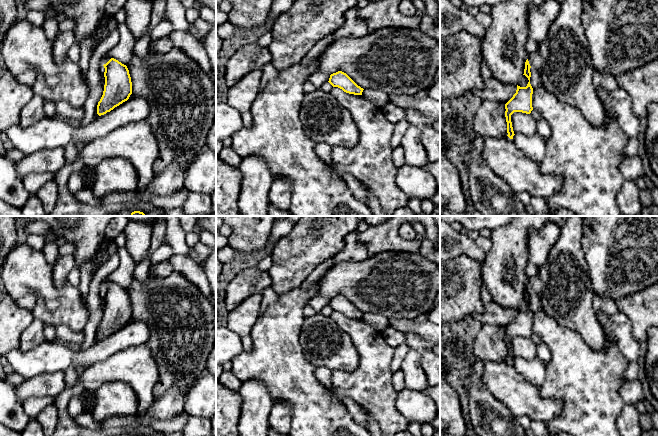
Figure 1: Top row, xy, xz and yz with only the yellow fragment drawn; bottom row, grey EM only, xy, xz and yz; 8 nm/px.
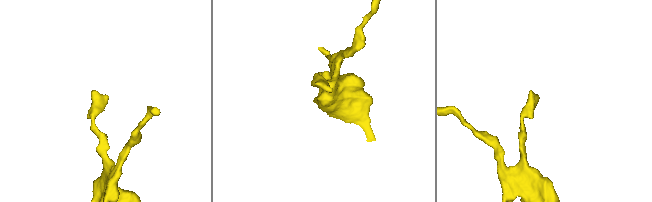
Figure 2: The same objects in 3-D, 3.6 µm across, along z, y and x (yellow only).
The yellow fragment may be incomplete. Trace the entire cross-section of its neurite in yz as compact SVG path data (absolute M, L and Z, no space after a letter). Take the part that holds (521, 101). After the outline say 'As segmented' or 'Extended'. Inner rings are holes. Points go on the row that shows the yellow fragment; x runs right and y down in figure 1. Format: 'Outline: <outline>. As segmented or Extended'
Outline: M528 59L525 62L525 69L524 69L524 74L529 82L526 87L520 87L517 85L517 90L516 93L513 95L513 97L505 104L505 117L506 117L506 122L507 122L507 133L508 137L510 139L513 139L514 131L512 127L512 122L511 122L511 115L514 112L522 112L526 114L530 114L531 111L533 110L532 107L532 94L533 94L533 88L530 84L530 77L531 77L531 72L530 72L530 64Z. As segmented

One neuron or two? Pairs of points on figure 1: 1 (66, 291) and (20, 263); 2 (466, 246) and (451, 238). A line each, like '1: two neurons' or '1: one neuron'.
1: one neuron
2: one neuron

